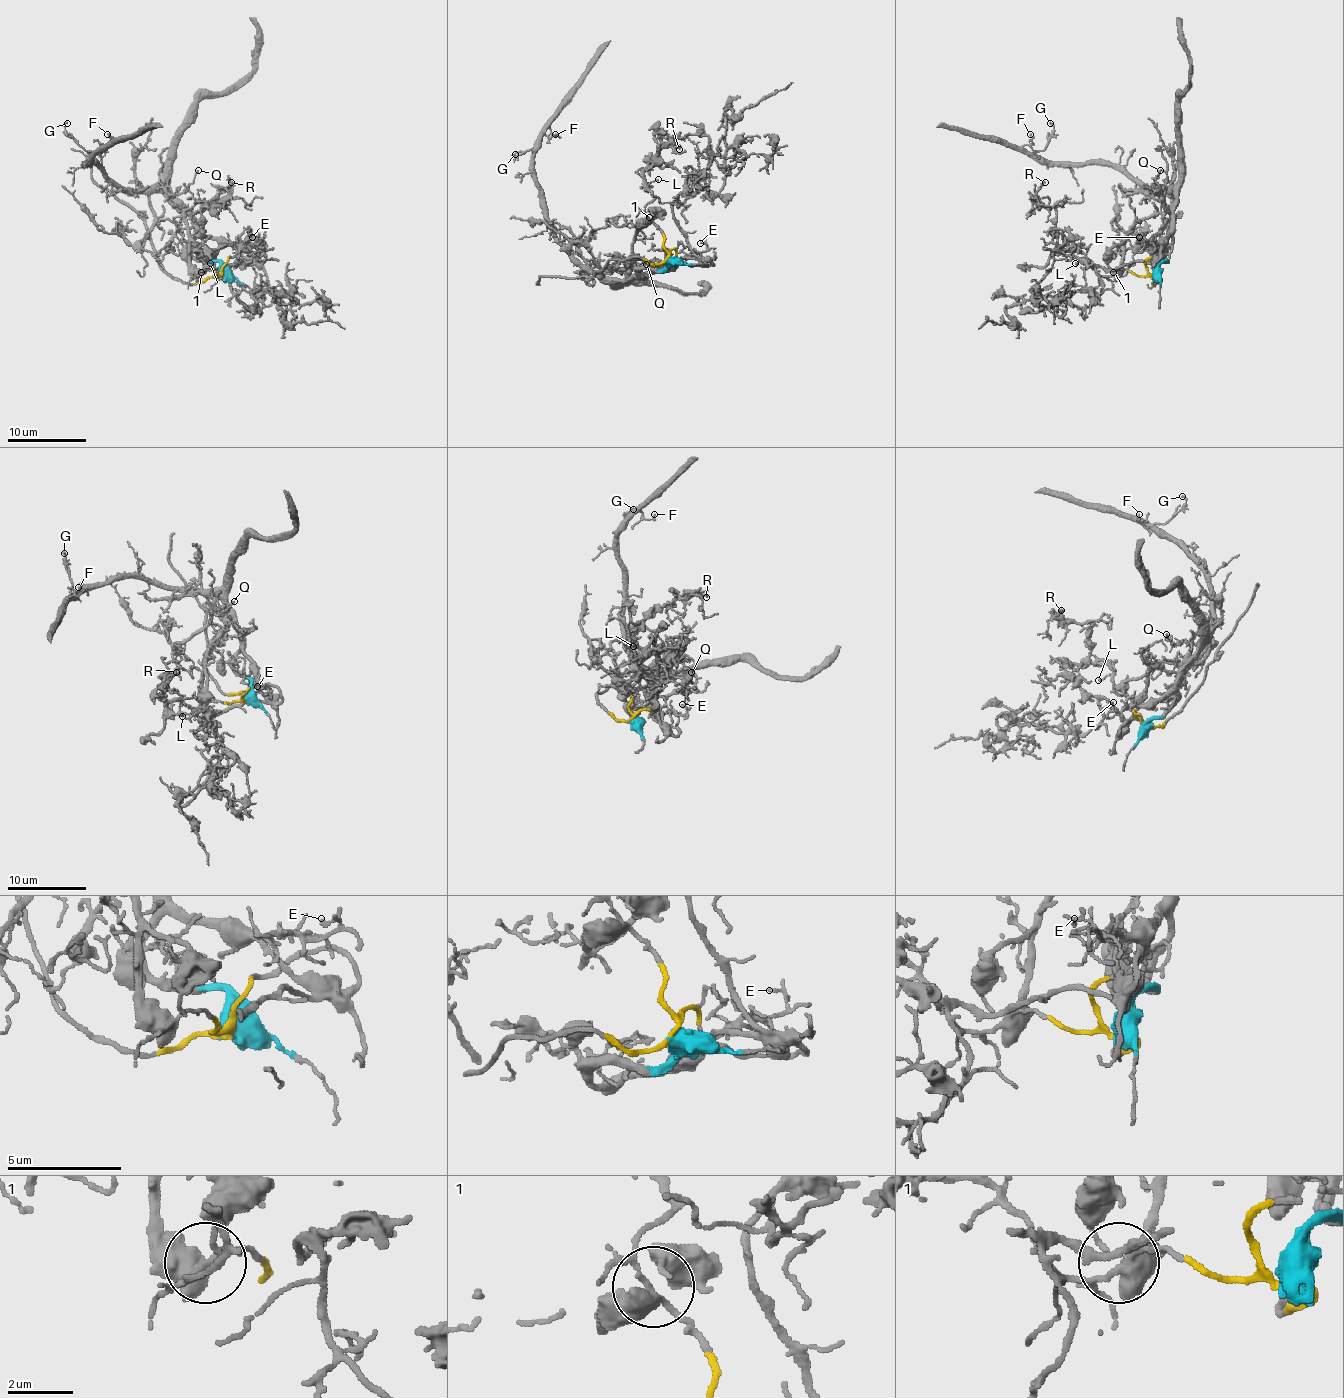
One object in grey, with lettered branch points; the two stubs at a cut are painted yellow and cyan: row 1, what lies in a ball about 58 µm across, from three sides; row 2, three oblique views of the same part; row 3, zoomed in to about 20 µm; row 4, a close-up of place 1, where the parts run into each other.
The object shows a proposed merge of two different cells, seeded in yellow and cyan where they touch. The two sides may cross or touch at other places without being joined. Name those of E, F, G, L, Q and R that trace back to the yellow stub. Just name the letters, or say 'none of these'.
L, R

